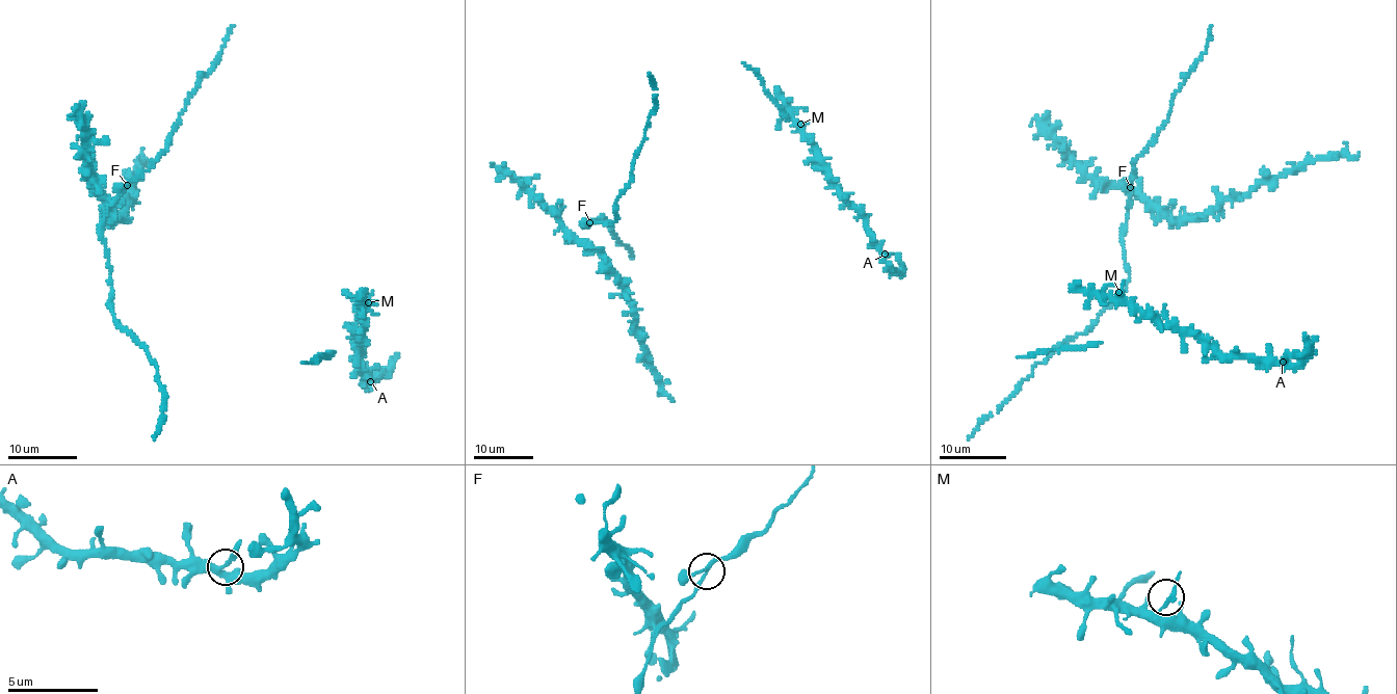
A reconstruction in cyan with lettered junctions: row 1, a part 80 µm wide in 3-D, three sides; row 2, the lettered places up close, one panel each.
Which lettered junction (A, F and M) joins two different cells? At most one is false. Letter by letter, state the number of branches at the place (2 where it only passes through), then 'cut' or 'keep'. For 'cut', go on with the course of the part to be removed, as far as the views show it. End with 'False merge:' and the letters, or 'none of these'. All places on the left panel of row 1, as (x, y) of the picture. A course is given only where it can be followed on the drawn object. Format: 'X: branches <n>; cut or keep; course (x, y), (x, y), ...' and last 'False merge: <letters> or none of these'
A: branches 3; keep
F: branches 3; keep
M: branches 2; keep
False merge: none of these

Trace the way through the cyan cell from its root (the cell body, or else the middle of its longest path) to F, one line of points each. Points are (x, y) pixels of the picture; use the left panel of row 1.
F: (165, 391), (148, 352), (120, 326), (108, 303), (109, 266), (101, 224), (106, 208), (126, 185)

